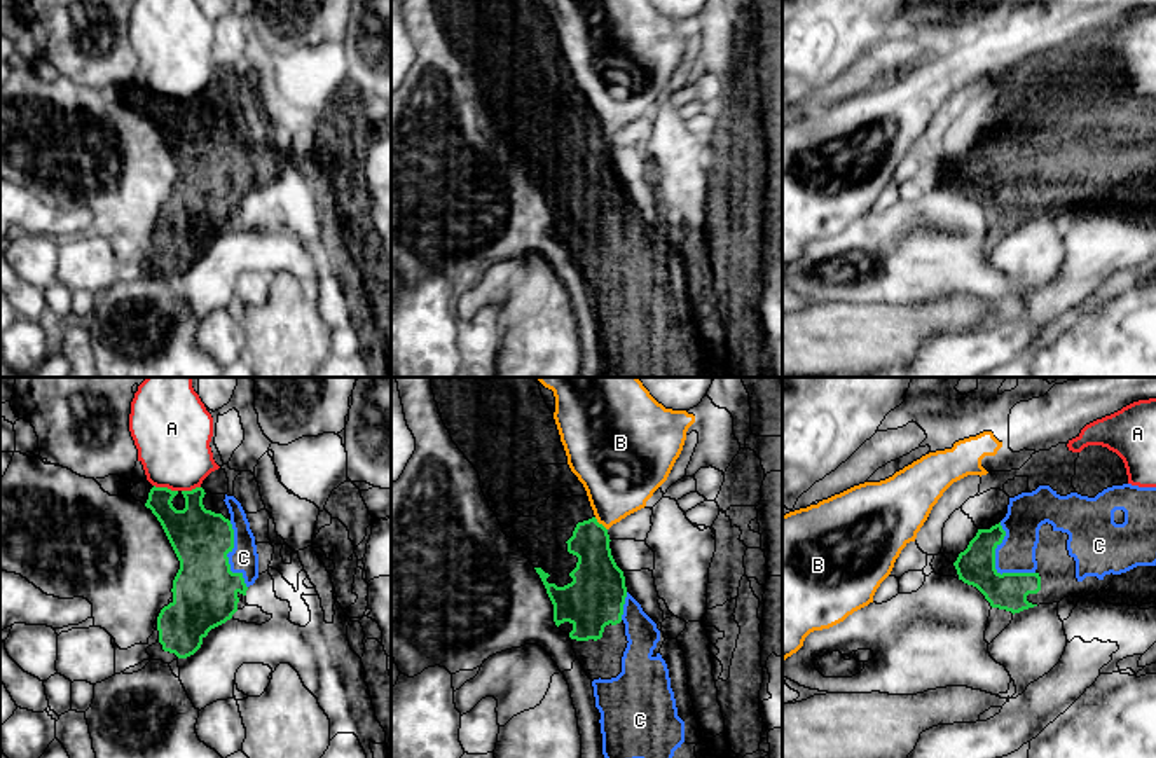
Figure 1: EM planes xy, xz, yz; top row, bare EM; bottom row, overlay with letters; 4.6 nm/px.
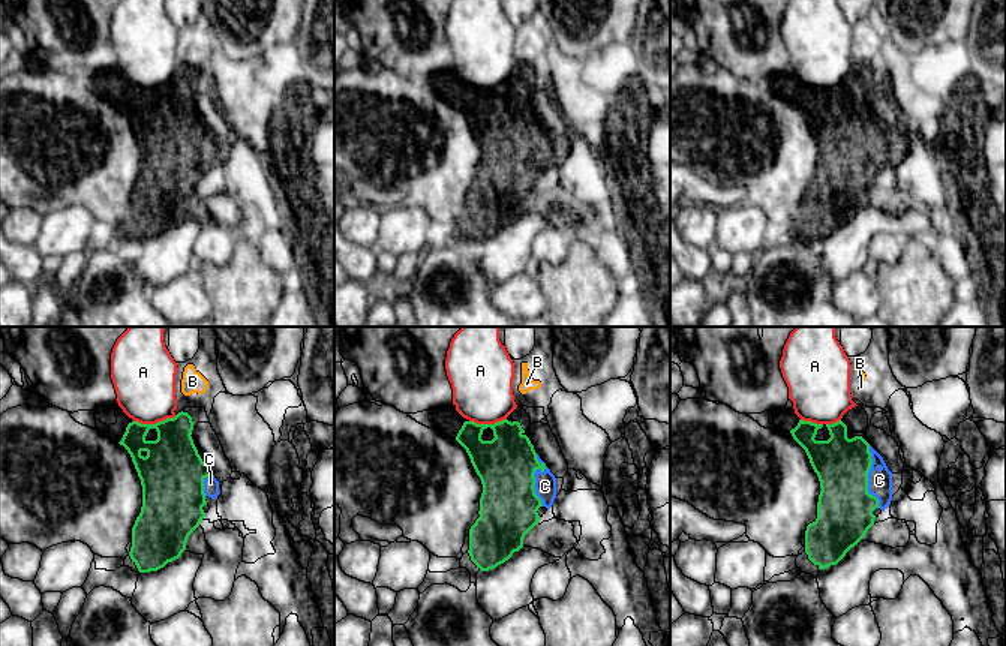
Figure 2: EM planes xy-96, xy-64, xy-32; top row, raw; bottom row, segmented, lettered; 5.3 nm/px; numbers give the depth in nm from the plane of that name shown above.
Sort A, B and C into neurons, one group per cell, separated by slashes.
A / B / C

